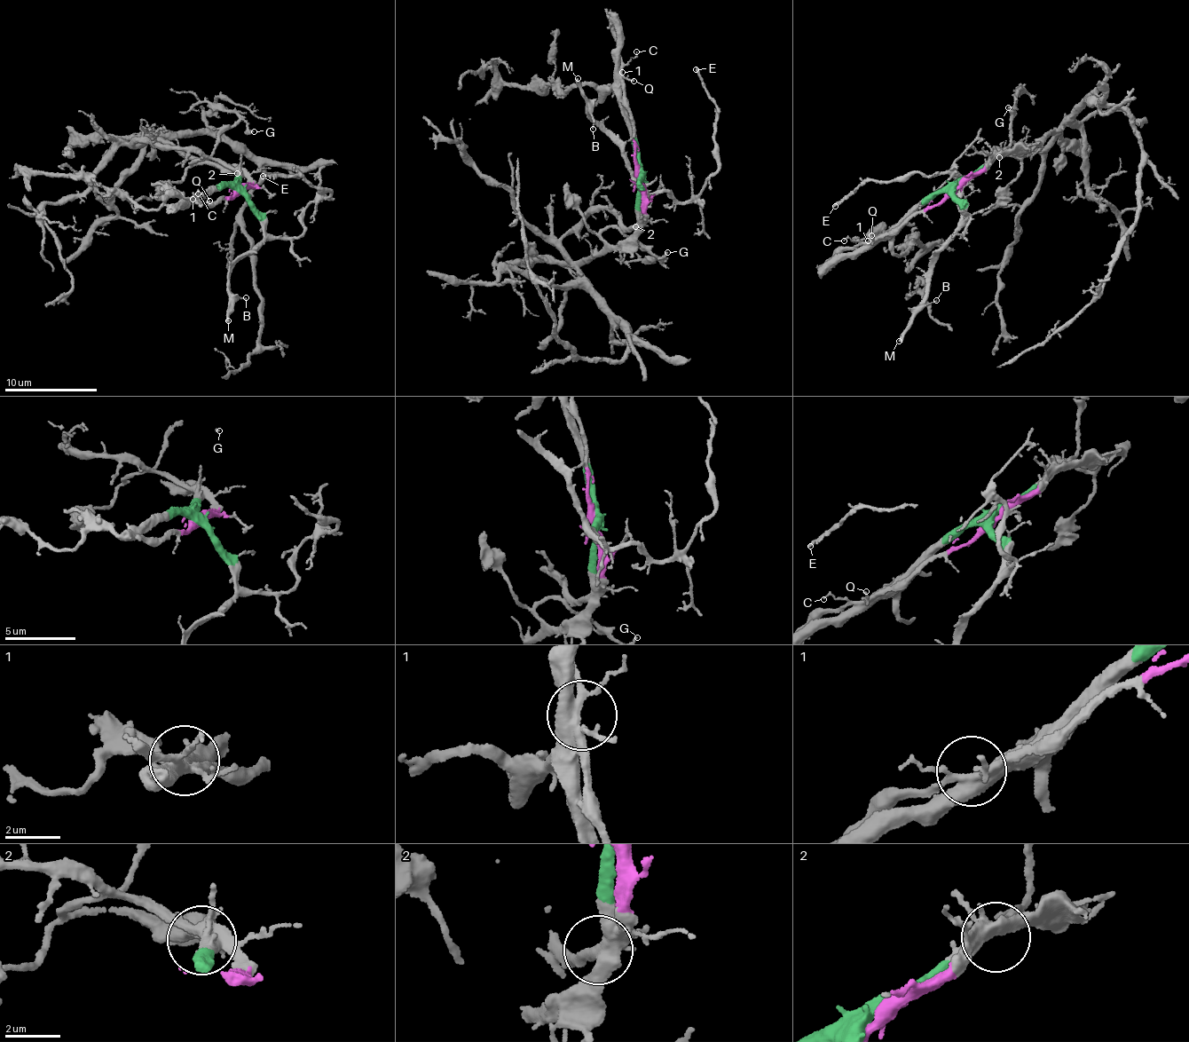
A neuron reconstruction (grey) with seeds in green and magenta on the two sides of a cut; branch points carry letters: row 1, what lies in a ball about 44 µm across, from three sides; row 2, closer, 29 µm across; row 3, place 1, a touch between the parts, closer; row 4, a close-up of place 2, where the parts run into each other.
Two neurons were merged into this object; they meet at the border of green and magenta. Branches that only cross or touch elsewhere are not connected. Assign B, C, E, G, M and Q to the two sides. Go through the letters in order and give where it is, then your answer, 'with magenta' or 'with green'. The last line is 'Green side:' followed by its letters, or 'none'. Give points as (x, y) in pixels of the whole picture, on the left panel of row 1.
B: at (246, 297); with green
C: at (198, 193); with magenta
E: at (263, 176); with green
G: at (254, 131); with green
M: at (228, 320); with green
Q: at (209, 201); with magenta
Green side: B, E, G, M

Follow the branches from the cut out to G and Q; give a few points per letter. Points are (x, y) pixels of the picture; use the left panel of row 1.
G: (240, 190), (241, 179), (235, 169), (191, 162), (212, 153), (217, 136), (241, 120), (247, 128), (254, 130)
Q: (240, 190), (232, 198), (223, 195), (212, 202), (197, 202), (210, 201)

